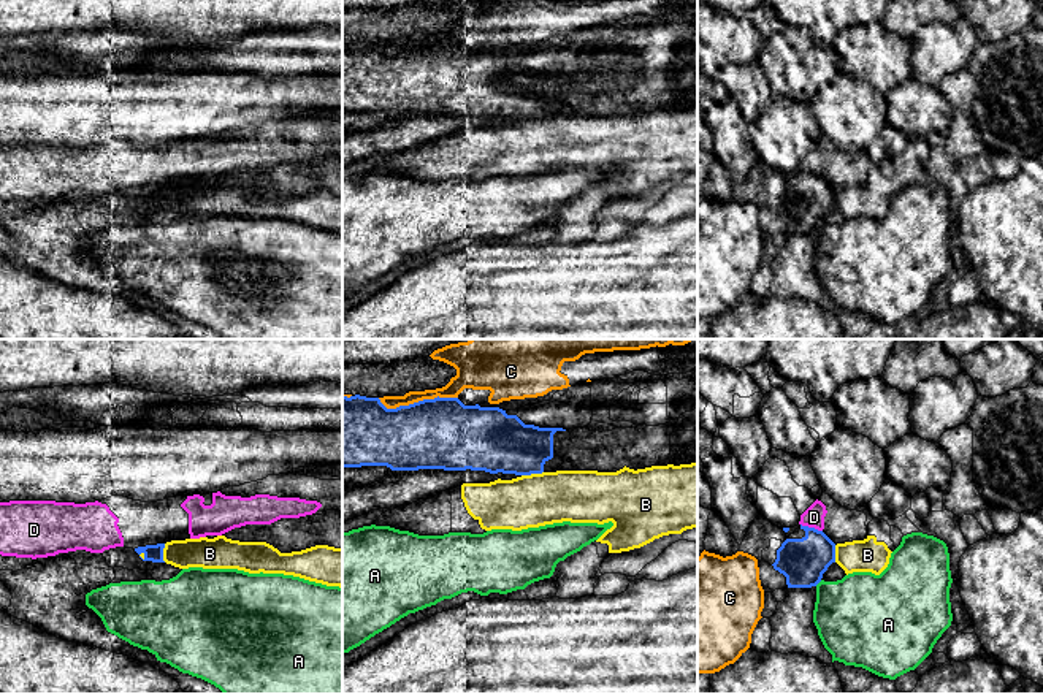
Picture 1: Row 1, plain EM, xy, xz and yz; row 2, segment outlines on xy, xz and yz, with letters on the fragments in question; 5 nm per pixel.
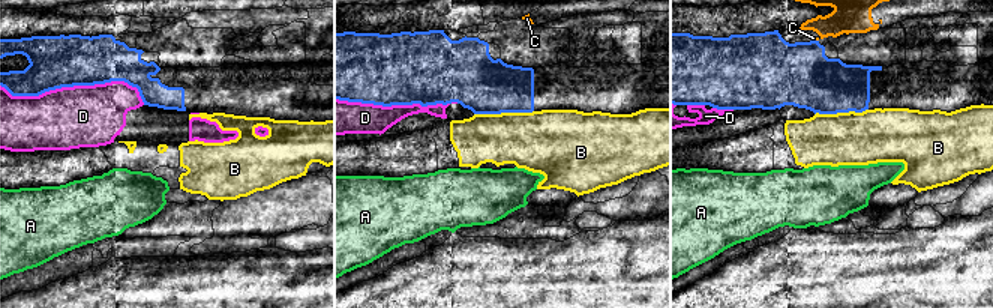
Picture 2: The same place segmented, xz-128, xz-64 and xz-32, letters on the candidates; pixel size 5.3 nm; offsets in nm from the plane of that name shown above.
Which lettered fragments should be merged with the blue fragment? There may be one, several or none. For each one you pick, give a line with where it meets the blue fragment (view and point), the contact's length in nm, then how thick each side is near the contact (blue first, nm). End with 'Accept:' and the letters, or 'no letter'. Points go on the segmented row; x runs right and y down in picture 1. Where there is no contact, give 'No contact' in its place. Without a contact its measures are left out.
Accept: no letter

